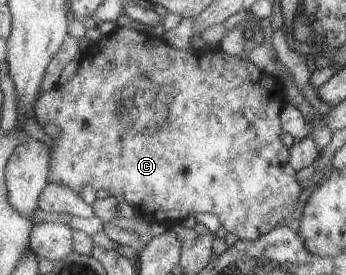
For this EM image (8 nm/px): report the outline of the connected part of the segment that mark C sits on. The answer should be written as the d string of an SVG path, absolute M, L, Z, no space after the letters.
M118 27L117 30L110 34L109 36L101 36L96 37L93 44L85 50L82 55L82 61L79 68L79 72L76 74L76 77L69 81L68 83L61 85L59 84L53 90L42 94L41 98L38 100L38 104L36 106L36 114L37 114L37 123L41 126L43 130L46 130L47 126L51 123L57 123L64 132L64 135L61 139L55 140L55 151L52 154L52 178L51 183L63 183L64 185L69 185L71 188L74 188L77 192L84 191L85 187L93 187L97 190L107 190L111 194L111 196L117 197L119 200L130 202L142 216L147 216L149 219L155 220L159 219L161 221L169 221L171 225L178 226L182 220L185 220L188 216L198 215L198 214L207 214L207 212L213 213L218 216L219 220L221 220L221 224L228 230L229 233L233 233L239 240L241 241L254 241L258 238L261 238L264 234L275 230L280 224L281 220L292 220L293 214L299 210L299 200L301 200L301 194L303 195L303 191L305 188L301 185L302 182L299 182L299 171L295 168L295 165L291 162L292 154L290 148L285 145L283 142L283 134L285 134L285 124L283 120L283 111L285 110L287 105L286 101L286 87L283 81L268 73L266 70L263 70L255 61L253 61L248 56L242 55L232 55L220 48L218 50L206 50L203 49L201 52L201 58L199 58L198 50L192 49L190 51L180 50L177 48L173 48L170 46L166 40L164 40L161 36L156 36L152 33L144 33L139 32L139 30L135 30L133 28L128 27Z

